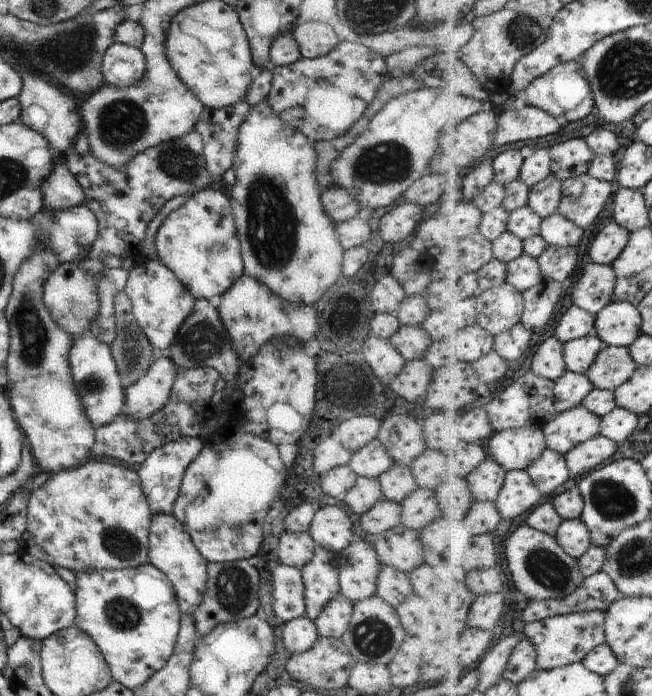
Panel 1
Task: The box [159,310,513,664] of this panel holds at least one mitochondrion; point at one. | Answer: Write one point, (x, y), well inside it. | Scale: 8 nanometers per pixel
(201, 340)

